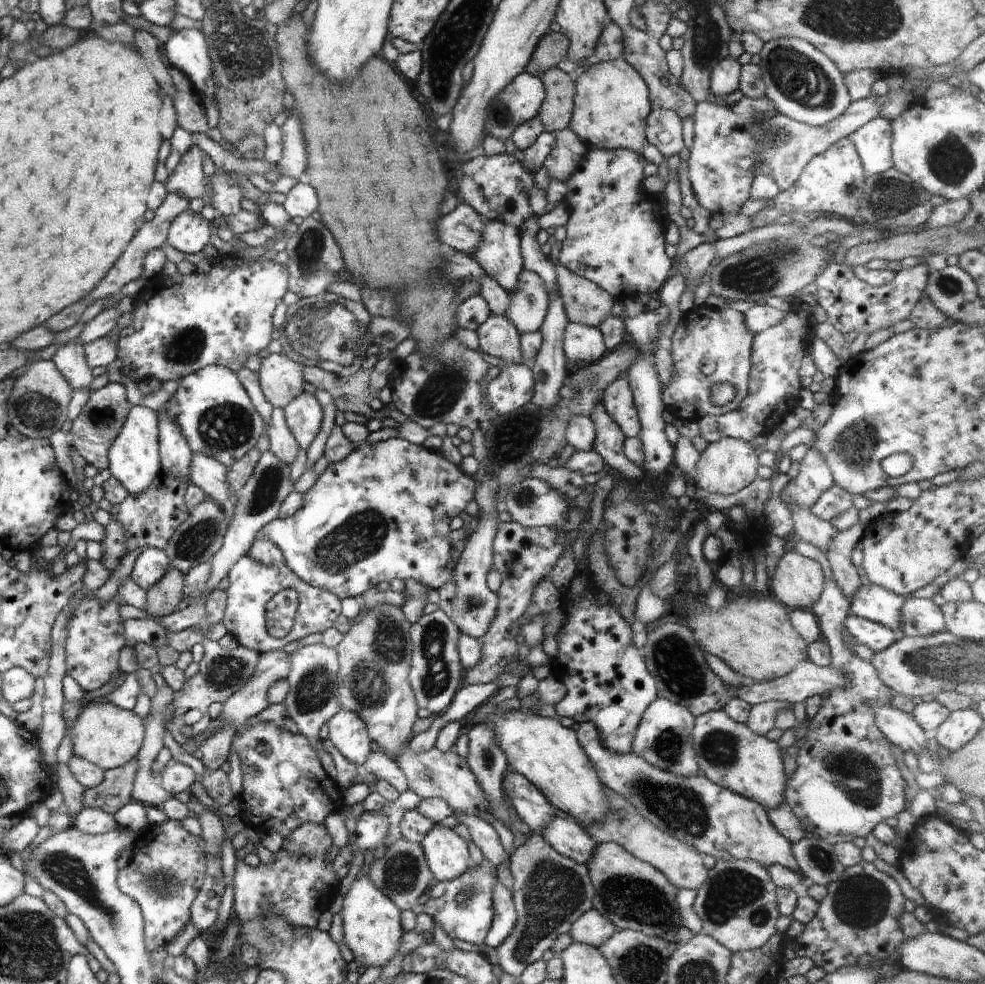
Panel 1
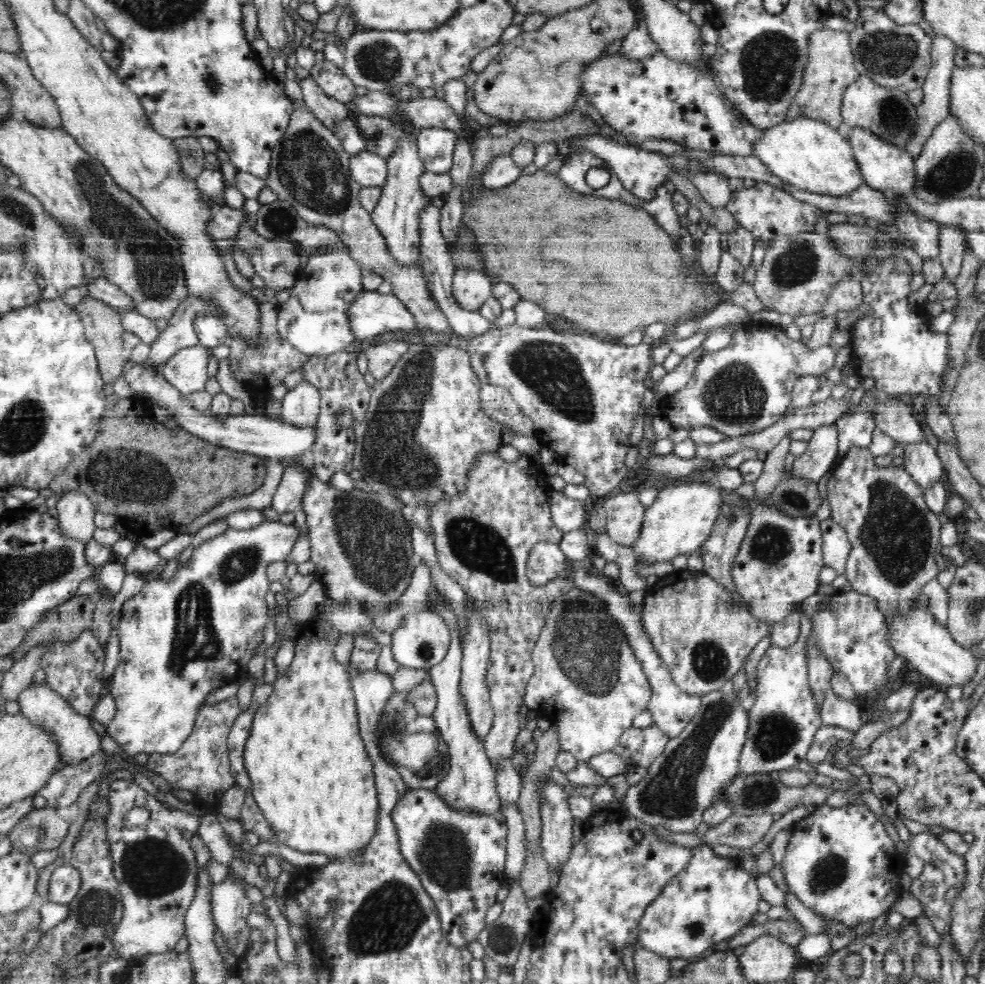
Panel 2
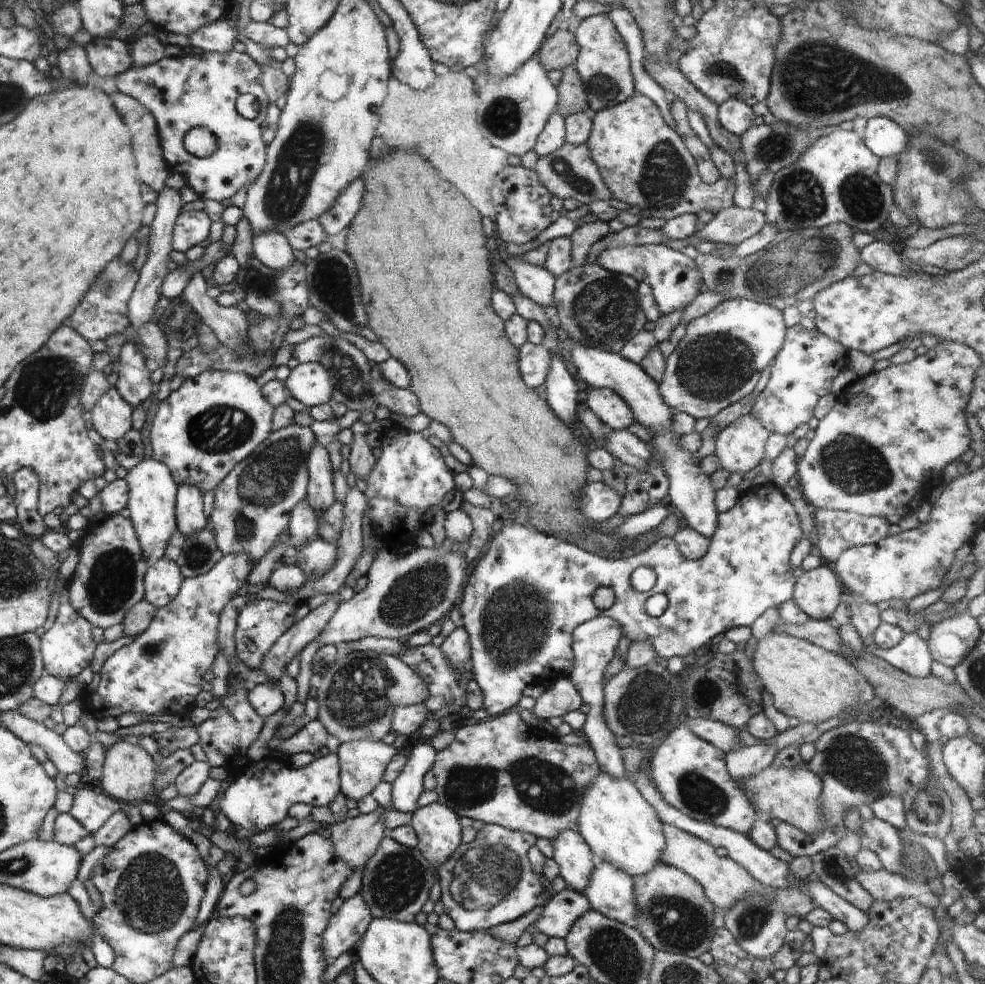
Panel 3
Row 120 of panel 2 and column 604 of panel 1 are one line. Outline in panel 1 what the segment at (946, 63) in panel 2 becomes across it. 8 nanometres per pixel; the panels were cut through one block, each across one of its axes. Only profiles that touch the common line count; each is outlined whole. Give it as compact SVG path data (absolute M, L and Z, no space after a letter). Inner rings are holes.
M592 907L574 922L568 934L576 943L598 948L616 929L610 920Z

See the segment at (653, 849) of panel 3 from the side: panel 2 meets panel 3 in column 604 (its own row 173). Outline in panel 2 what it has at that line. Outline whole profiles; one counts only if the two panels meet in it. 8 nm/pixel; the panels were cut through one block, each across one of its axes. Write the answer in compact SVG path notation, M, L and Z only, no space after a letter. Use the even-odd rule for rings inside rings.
M814 118L784 120L782 124L776 124L772 128L762 130L762 138L754 144L754 155L766 164L770 172L773 172L776 176L779 176L796 188L804 189L814 194L848 196L855 192L856 188L864 185L865 181L854 158L852 145L850 145L850 142L848 142L841 130L832 128L824 121Z

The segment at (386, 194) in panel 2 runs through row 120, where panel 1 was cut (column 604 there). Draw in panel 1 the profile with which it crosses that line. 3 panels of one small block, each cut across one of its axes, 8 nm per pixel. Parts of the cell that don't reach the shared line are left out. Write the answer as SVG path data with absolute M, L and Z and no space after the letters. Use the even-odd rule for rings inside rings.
M618 377L603 392L602 404L626 437L638 437L641 422L628 378Z

